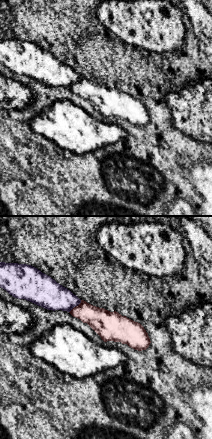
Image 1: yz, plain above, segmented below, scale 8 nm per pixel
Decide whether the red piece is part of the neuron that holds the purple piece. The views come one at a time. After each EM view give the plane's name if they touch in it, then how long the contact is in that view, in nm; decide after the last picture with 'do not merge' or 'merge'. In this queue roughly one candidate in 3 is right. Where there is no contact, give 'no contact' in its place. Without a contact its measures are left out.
contact in yz; length 140 nm

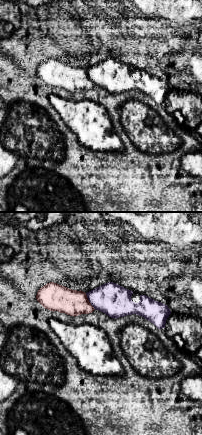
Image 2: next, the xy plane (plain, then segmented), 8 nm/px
contact in xy; length 150 nm

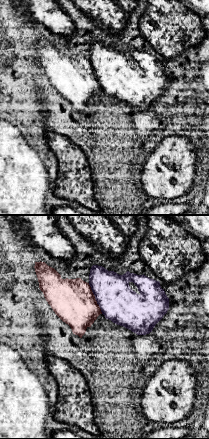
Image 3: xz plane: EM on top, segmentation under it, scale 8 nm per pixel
contact in xz; length 280 nm

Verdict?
do not merge

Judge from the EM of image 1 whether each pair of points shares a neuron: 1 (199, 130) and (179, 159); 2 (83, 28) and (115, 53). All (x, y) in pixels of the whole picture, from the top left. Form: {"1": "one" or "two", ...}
{"1": "two", "2": "one"}

